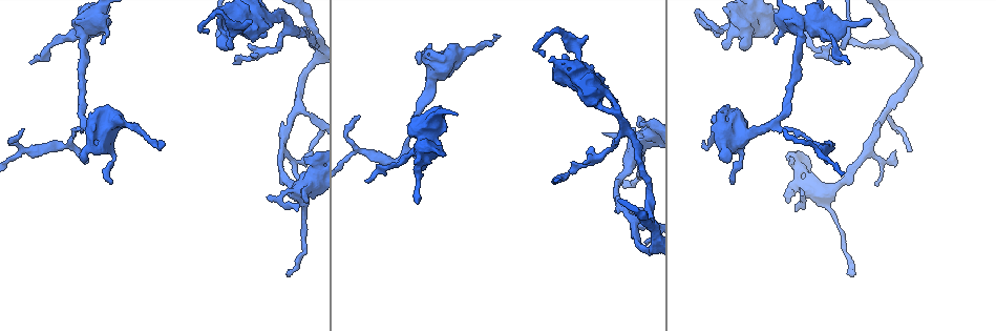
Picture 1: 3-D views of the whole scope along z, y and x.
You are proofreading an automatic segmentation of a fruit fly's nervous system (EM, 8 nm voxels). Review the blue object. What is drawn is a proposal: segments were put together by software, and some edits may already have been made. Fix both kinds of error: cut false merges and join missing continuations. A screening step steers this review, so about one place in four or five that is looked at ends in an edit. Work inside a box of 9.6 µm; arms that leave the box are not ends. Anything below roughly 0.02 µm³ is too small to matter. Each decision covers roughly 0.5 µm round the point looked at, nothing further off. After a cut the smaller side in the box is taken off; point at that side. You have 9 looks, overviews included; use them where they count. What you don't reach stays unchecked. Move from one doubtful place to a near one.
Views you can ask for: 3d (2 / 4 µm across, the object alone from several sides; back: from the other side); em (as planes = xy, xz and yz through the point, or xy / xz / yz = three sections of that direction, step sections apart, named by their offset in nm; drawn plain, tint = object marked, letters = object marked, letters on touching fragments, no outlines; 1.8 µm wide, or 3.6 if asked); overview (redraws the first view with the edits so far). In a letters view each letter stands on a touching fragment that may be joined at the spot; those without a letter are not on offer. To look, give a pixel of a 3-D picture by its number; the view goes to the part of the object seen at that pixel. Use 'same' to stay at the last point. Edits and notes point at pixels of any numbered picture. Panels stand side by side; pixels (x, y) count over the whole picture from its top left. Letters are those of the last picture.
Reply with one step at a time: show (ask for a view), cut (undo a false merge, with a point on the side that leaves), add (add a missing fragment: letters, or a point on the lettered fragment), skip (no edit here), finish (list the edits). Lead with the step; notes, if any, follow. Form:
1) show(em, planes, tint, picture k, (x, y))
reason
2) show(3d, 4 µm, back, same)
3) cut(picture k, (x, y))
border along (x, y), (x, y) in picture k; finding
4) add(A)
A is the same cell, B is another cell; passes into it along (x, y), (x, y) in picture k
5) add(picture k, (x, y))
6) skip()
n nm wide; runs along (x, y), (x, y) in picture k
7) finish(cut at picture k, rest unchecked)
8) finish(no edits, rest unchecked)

show(em, xy, step 16, tint, picture 1, (112, 183))
thin end

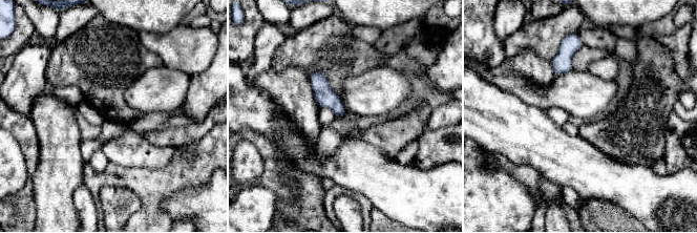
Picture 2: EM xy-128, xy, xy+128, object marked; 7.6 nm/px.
show(em, planes, letters, same)

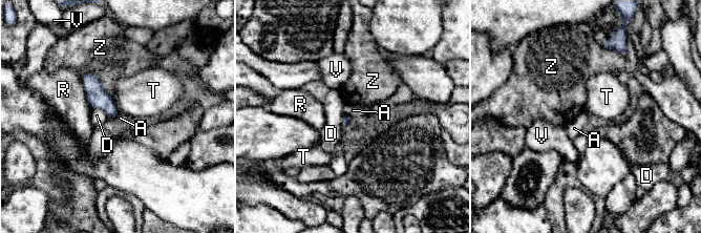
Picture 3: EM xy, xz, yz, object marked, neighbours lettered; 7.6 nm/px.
skip()
A, D, R, T, V and Z are other cells; border along (344, 113), (351, 118) in picture 3; no lettered fragment goes on from it

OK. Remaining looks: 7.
show(em, planes, plain, picture 1, (87, 121))
branch stops here

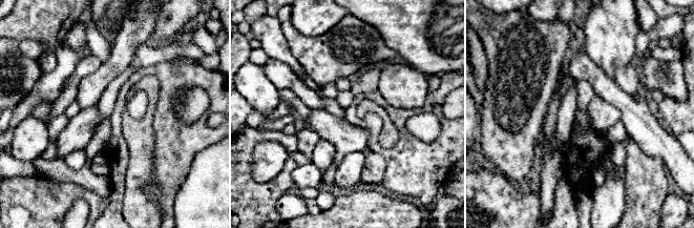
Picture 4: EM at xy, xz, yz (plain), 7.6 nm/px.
show(em, planes, letters, same)

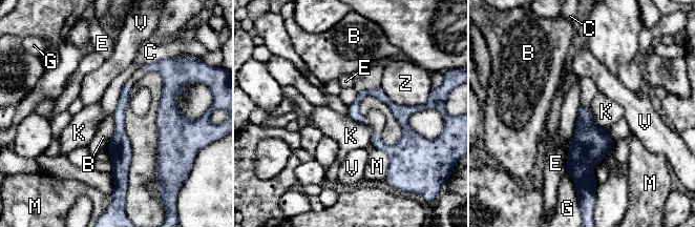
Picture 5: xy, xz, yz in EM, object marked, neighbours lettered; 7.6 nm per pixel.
skip()
B, C, E, G, K, M, V and Z are other cells; none of them fits

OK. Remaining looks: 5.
show(em, planes, letters, picture 1, (87, 162))
tapers out

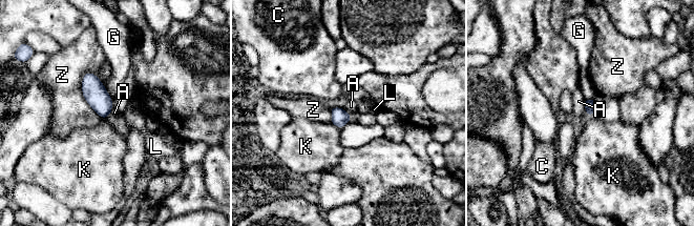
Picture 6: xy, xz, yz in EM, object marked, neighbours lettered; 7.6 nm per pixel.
skip()
A, C, G, K, L and Z are other cells; no lettered fragment goes on from it

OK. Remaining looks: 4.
show(em, planes, tint, picture 1, (417, 164))
touches itself

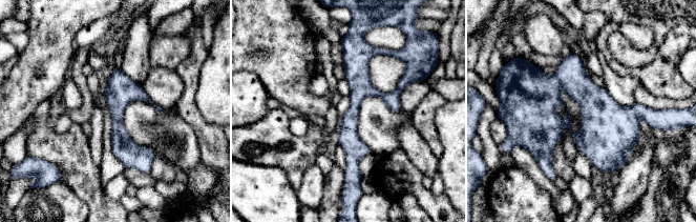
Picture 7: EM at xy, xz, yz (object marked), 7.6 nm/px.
show(em, planes, letters, same)

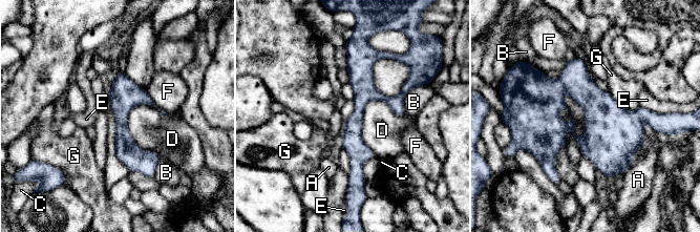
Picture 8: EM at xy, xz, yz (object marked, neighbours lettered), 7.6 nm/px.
skip()
D touches over 460 nm; A, B, C, D, E, F and G are other cells; one cell here

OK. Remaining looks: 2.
finish(no edits, rest unchecked)

